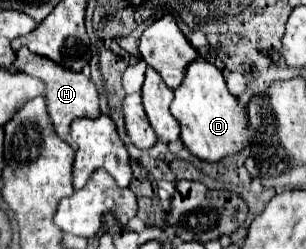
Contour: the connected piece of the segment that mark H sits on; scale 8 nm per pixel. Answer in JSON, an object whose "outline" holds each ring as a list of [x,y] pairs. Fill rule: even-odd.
{"outline":[[[22,47],[18,53],[16,53],[16,61],[18,61],[18,69],[30,77],[36,77],[40,79],[44,85],[46,85],[46,91],[44,91],[44,99],[46,99],[46,109],[48,109],[48,115],[54,123],[54,129],[56,129],[56,135],[62,139],[62,141],[68,141],[70,143],[70,123],[78,117],[98,117],[100,115],[100,107],[98,107],[98,95],[96,95],[96,87],[92,85],[92,81],[88,77],[84,77],[82,73],[74,73],[74,71],[68,71],[64,67],[58,67],[56,63],[52,63],[48,57],[40,57],[40,55],[34,55],[30,53],[26,47]]]}

